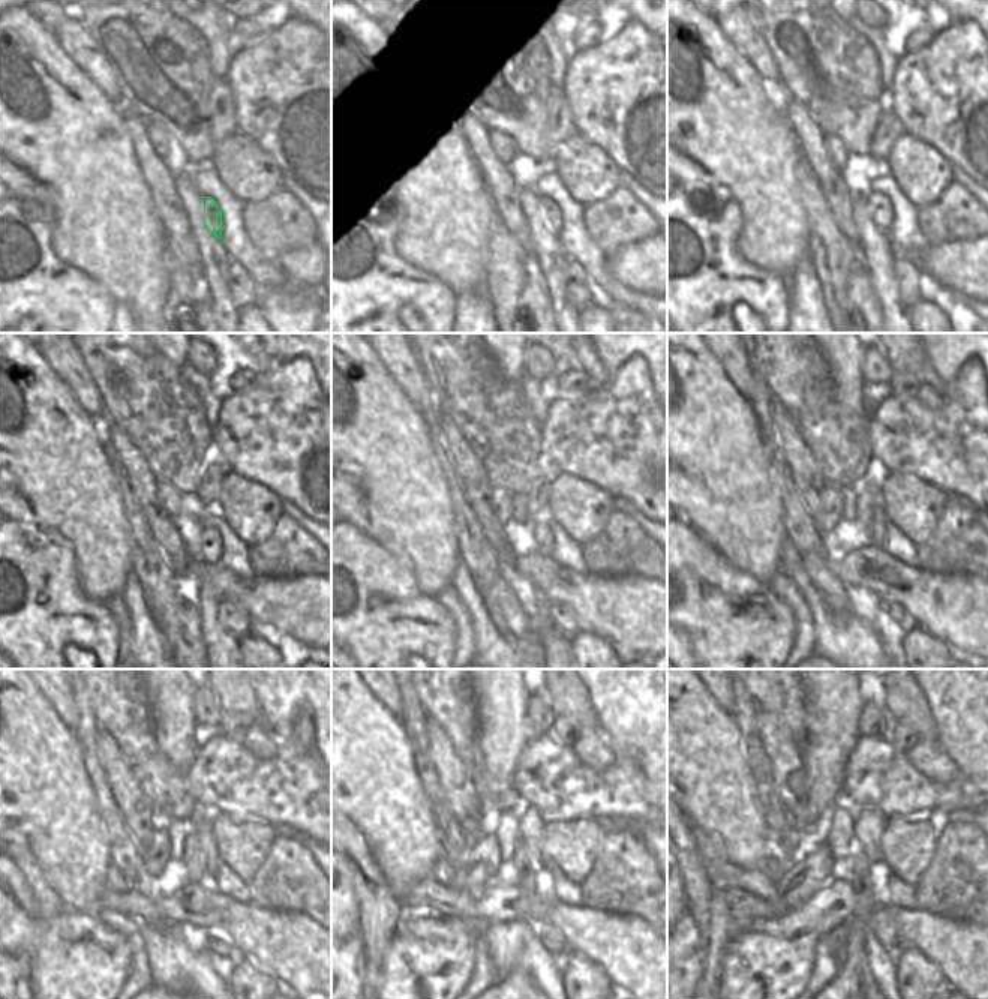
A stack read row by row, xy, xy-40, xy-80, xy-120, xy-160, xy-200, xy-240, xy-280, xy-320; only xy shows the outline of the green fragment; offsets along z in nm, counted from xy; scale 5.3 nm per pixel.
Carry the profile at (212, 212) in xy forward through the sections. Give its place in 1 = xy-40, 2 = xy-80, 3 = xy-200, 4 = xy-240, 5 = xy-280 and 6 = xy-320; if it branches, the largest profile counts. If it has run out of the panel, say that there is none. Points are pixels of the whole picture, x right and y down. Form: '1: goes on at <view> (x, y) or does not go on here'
1: goes on at xy-40 (550, 213)
2: goes on at xy-80 (880, 207)
3: goes on at xy-200 (879, 534)
4: goes on at xy-240 (200, 821)
5: goes on at xy-280 (531, 824)
6: goes on at xy-320 (868, 824)

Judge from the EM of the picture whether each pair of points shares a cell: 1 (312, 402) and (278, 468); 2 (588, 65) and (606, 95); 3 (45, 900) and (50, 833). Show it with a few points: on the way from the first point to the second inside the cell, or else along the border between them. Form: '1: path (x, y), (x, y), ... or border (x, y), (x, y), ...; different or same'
1: path (296, 419), (288, 426), (288, 452); same
2: path (595, 72), (606, 87); same
3: border (30, 848), (44, 878), (68, 908); different

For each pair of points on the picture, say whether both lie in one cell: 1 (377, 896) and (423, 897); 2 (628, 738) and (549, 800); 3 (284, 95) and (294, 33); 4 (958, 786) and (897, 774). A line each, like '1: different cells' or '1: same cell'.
1: different cells
2: different cells
3: same cell
4: same cell

